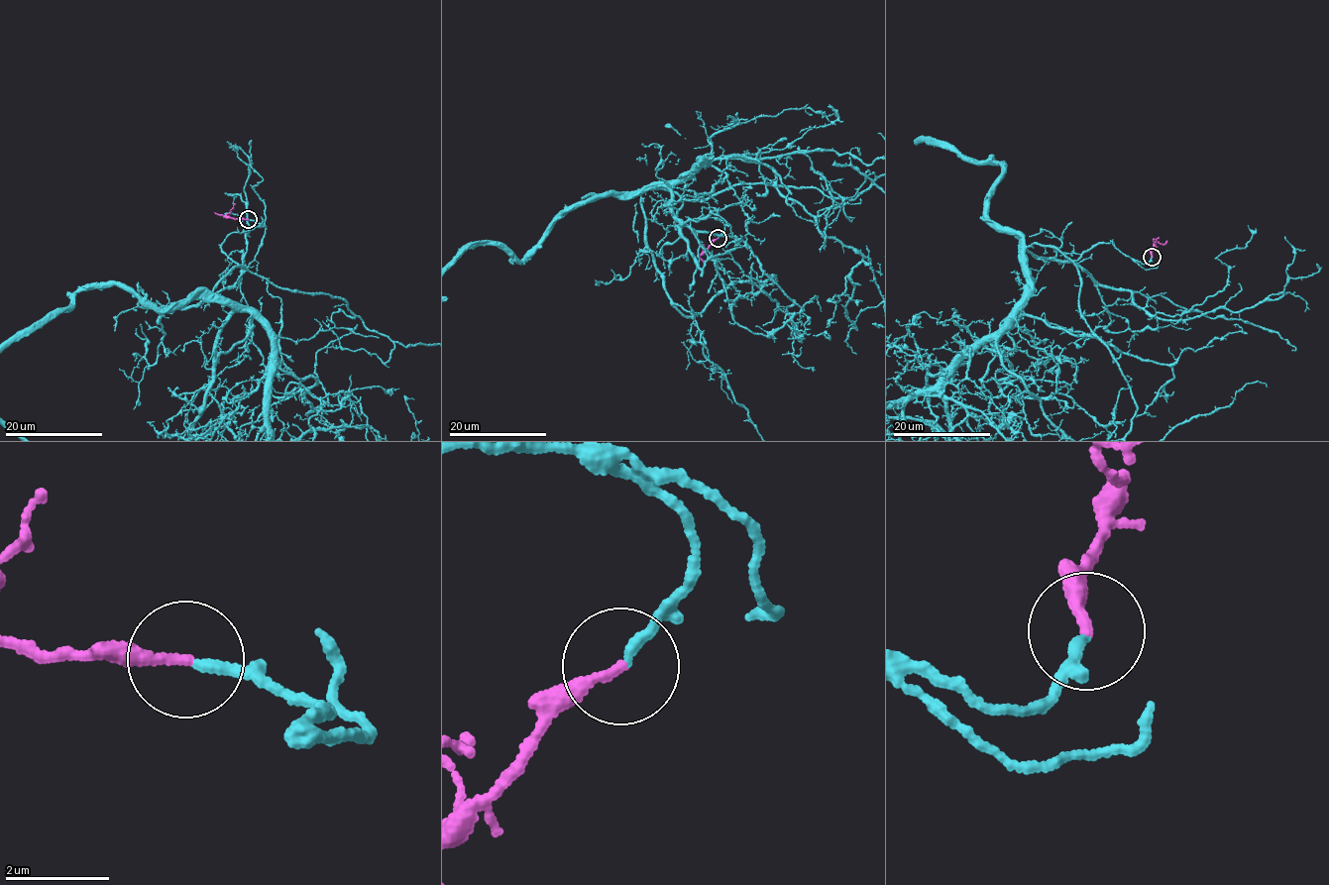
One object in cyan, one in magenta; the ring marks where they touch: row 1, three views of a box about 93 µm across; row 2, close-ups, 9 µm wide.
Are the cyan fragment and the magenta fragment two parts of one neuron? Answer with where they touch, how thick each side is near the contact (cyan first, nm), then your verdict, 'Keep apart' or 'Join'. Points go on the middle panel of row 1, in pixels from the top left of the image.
Place: (718, 238). Thickness 190 nm (cyan) against 200 nm. Join

